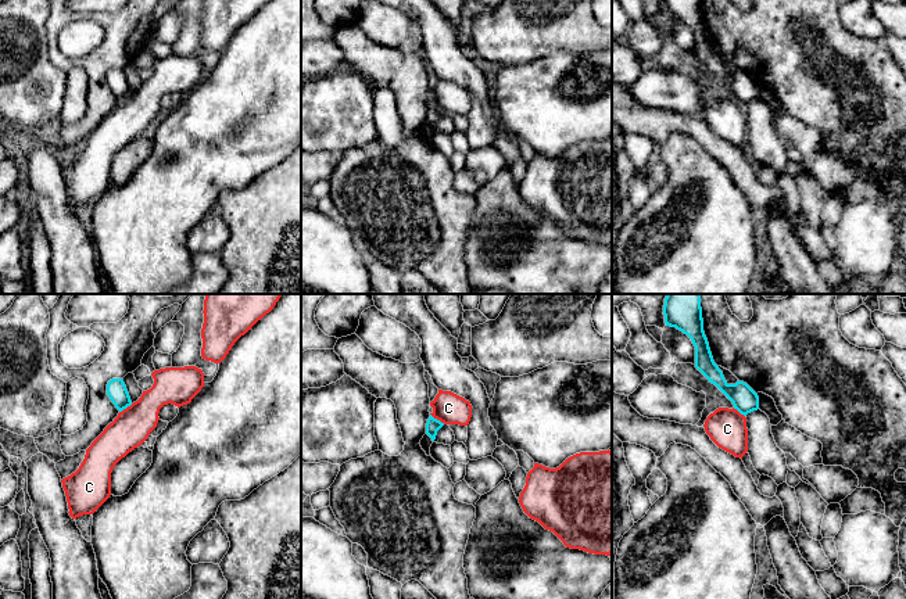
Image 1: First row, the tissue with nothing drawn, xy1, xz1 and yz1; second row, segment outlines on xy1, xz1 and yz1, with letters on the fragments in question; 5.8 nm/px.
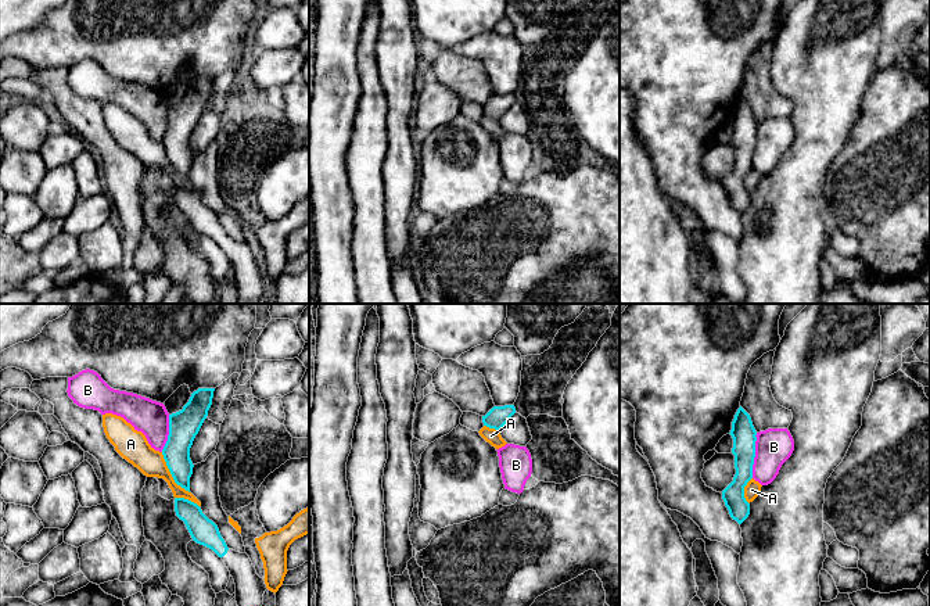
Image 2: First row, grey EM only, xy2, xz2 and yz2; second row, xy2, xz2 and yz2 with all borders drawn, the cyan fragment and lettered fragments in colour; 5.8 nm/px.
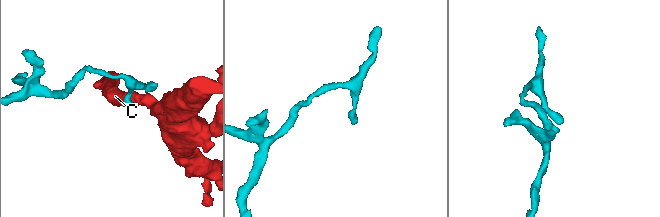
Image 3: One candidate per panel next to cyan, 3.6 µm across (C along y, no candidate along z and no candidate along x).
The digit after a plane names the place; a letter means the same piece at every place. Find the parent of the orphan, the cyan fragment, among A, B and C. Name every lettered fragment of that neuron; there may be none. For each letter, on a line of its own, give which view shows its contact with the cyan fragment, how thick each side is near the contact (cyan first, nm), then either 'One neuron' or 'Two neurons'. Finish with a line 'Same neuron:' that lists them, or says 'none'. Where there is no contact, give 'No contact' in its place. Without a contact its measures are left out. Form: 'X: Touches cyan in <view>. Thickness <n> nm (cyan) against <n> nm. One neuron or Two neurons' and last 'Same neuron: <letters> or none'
A: Touches cyan in xy2. Thickness 160 nm (cyan) against 160 nm. Two neurons
B: Touches cyan in yz2. Thickness 140 nm (cyan) against 220 nm. Two neurons
C: Touches cyan in xz1. Thickness 80 nm (cyan) against 180 nm. Two neurons
Same neuron: none

